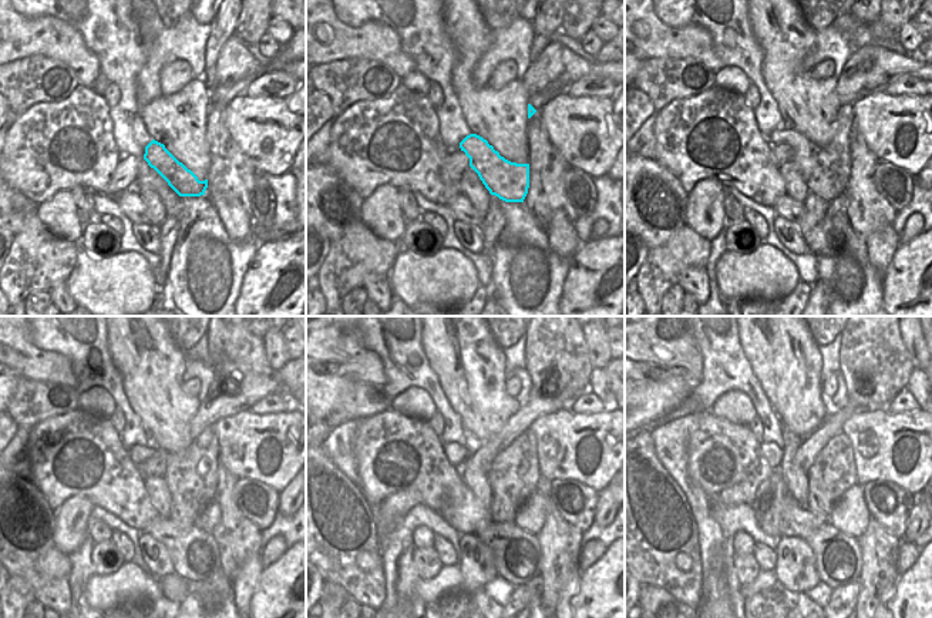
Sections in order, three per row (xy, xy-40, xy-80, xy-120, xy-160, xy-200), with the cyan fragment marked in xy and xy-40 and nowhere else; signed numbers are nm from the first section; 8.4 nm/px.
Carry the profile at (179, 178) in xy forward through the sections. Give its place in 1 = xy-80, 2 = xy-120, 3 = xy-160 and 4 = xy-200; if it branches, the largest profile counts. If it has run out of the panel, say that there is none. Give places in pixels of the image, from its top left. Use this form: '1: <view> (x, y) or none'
1: xy-80 (825, 170)
2: xy-120 (191, 477)
3: xy-160 (514, 473)
4: xy-200 (834, 469)

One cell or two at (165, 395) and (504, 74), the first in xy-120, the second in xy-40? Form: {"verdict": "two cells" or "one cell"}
{"verdict": "two cells"}

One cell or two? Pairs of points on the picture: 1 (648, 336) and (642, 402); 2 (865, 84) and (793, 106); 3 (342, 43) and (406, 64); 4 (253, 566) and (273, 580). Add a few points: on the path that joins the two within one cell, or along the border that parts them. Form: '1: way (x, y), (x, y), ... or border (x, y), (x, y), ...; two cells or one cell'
1: border (639, 360), (662, 368); two cells
2: border (835, 79), (835, 93), (841, 104); two cells
3: way (357, 43), (380, 43), (390, 53); one cell
4: border (263, 567), (259, 575), (259, 585), (249, 603); two cells

